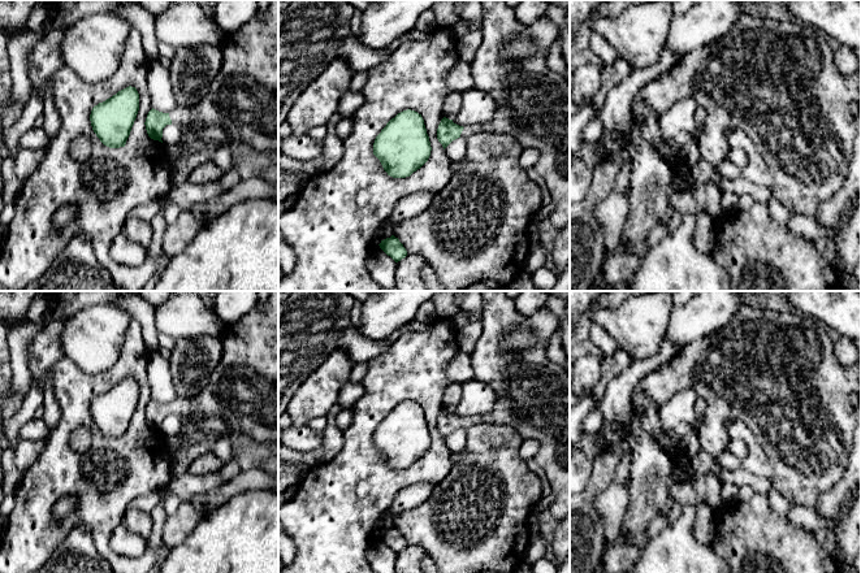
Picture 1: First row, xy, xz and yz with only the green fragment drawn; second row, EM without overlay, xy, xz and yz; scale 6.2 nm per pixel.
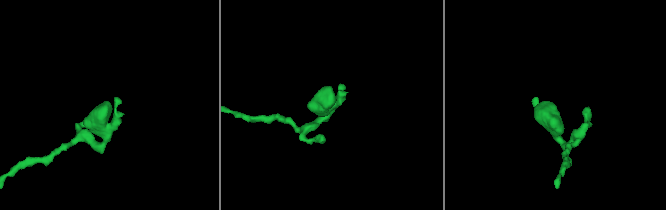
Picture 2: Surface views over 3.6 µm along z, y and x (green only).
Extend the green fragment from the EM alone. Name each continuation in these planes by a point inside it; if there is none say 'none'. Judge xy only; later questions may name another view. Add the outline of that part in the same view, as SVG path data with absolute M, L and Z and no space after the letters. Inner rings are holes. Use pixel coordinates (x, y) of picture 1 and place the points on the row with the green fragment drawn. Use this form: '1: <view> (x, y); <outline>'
1: xy (243, 98); M269 0L265 12L256 14L233 32L225 34L221 43L222 66L207 90L205 96L191 107L178 107L169 112L172 125L220 125L230 142L251 146L258 152L278 152L278 0Z

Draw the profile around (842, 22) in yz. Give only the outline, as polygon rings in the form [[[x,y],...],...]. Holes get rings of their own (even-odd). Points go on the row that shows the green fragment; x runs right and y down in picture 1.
[[[788,0],[793,21],[861,51],[861,0]]]

